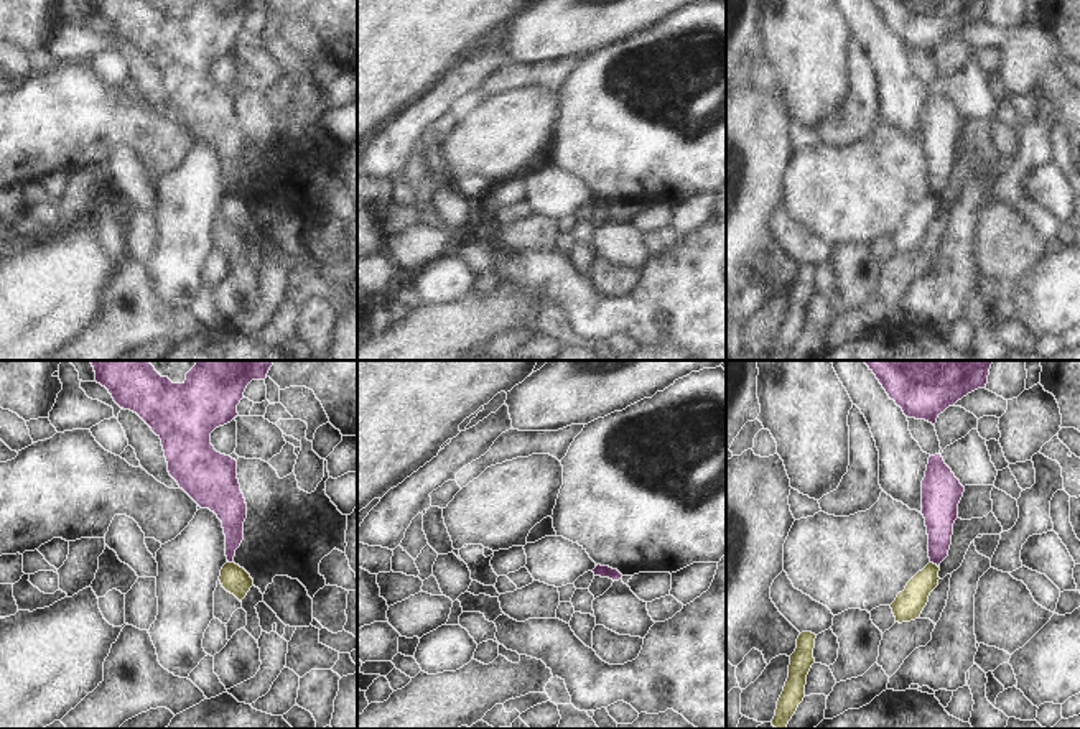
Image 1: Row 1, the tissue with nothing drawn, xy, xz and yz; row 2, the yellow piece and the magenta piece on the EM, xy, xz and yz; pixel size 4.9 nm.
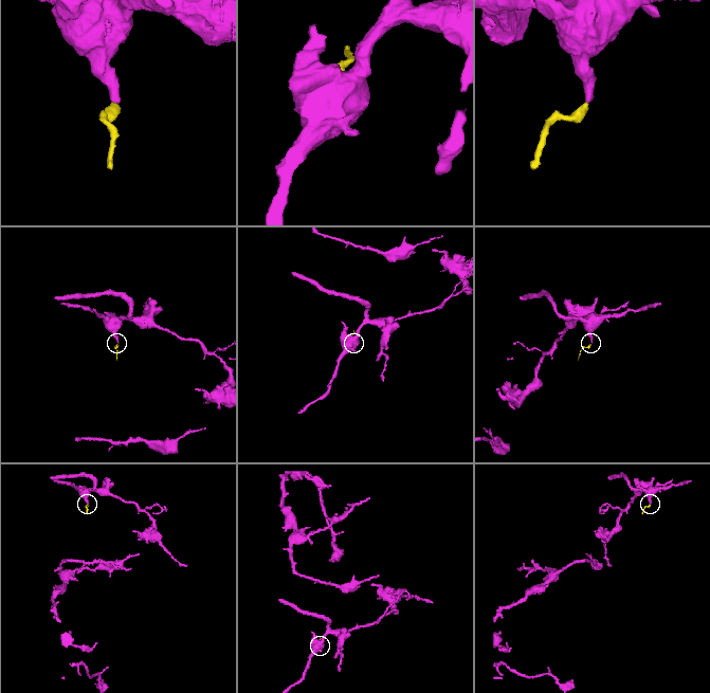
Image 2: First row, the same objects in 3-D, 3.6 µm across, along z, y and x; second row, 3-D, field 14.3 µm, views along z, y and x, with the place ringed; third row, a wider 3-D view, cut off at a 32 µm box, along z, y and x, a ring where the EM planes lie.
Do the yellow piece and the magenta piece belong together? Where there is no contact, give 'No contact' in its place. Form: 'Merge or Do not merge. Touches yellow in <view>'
Do not merge. Touches yellow in yz

